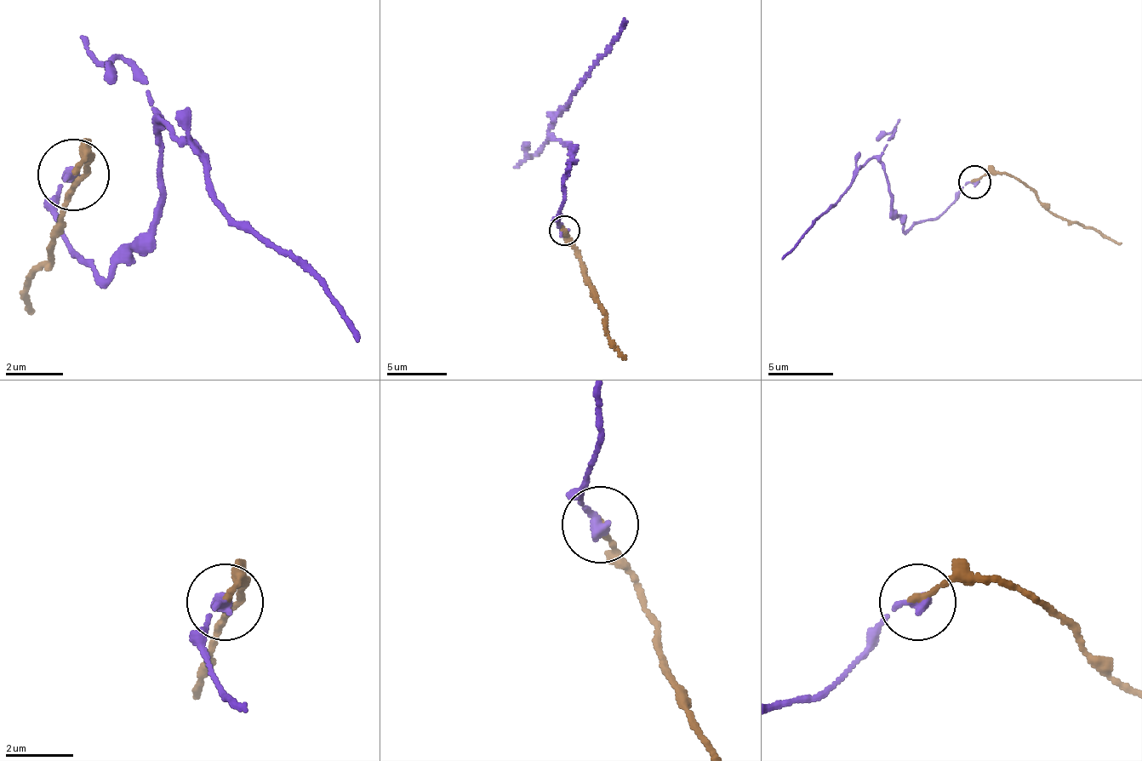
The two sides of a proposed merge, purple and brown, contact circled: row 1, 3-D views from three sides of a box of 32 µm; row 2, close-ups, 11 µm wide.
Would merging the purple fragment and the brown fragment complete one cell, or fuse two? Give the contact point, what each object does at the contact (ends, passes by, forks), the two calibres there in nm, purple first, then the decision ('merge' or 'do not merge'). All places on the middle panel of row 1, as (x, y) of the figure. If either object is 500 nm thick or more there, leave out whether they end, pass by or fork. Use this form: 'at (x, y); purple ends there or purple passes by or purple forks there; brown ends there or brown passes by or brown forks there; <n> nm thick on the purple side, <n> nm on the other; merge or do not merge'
at (564, 231); purple ends there; brown ends there; 360 nm thick on the purple side, 170 nm on the other; merge

